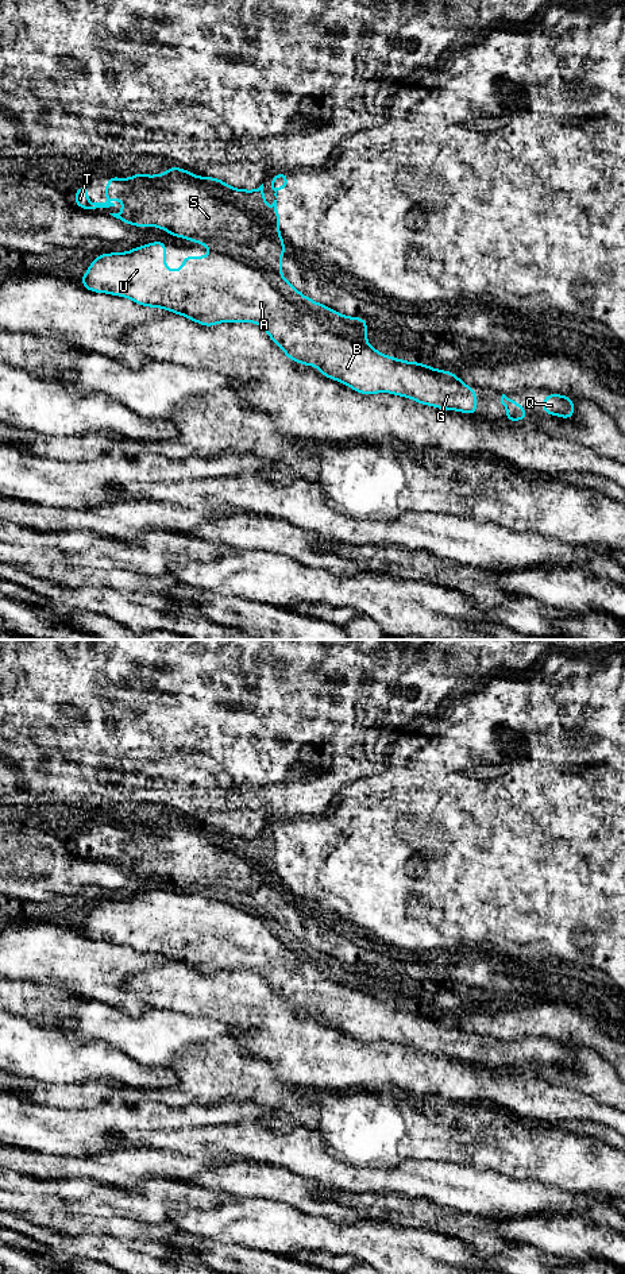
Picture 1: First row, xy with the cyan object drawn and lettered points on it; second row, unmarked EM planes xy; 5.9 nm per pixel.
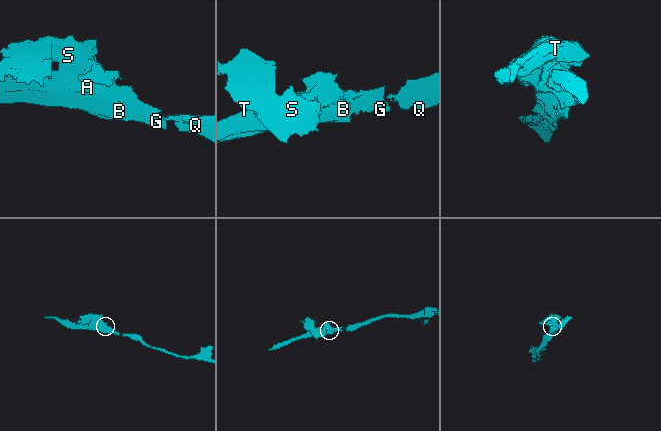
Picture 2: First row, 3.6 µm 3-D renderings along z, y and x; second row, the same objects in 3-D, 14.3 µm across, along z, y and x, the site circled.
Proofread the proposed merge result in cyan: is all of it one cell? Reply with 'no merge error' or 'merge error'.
merge error

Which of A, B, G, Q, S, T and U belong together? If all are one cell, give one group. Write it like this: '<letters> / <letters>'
A B G Q U / S T

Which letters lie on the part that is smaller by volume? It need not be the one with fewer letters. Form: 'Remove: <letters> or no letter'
Remove: S, T

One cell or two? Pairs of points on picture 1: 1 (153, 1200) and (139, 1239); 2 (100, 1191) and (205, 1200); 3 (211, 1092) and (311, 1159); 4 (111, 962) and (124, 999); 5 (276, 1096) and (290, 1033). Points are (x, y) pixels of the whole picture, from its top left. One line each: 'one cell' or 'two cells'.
1: one cell
2: one cell
3: two cells
4: one cell
5: two cells

